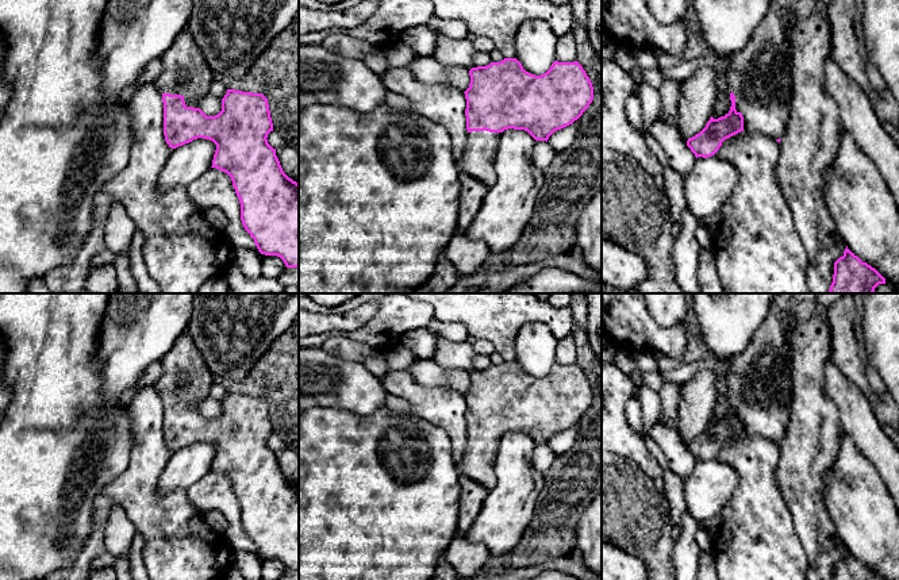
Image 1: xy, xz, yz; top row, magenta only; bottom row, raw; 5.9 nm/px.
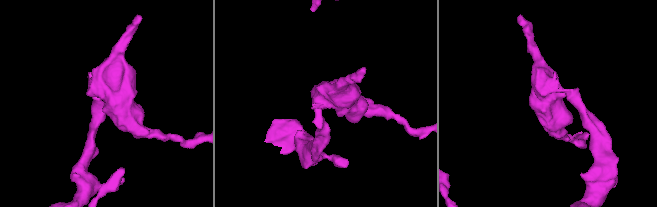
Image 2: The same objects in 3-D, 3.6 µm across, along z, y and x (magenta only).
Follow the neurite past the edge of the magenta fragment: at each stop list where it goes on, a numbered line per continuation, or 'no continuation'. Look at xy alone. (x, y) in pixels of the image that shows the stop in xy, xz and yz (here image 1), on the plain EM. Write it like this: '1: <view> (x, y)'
1: xy (185, 375)

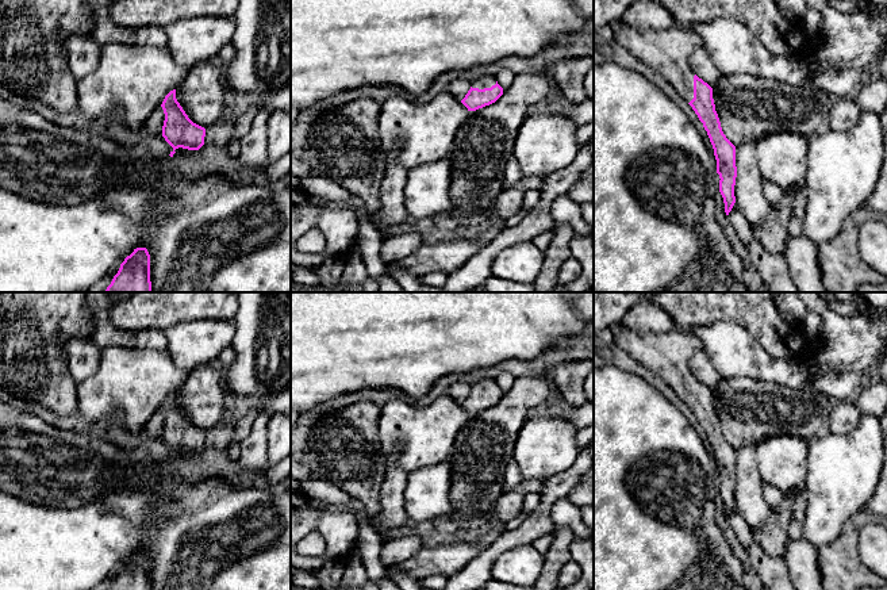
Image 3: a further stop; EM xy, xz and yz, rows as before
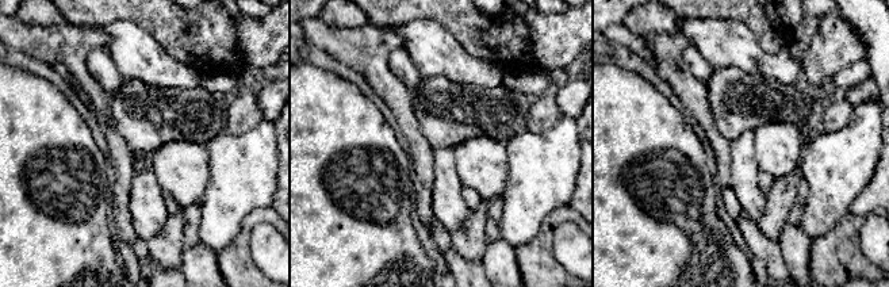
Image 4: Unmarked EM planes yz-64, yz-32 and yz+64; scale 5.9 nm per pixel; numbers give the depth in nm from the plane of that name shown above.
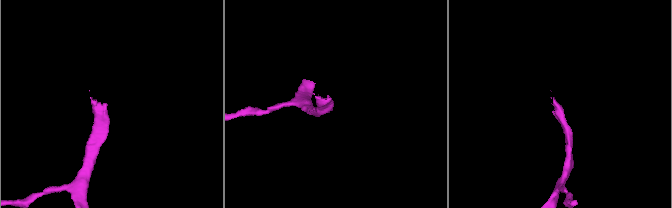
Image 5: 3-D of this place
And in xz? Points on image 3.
1: xz (484, 384)

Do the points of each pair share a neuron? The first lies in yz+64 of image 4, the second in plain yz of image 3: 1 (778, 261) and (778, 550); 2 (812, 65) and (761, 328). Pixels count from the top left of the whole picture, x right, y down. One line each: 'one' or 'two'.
1: two
2: two

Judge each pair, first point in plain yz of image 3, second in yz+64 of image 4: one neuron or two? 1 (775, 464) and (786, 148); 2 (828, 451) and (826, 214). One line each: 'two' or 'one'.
1: one
2: one

